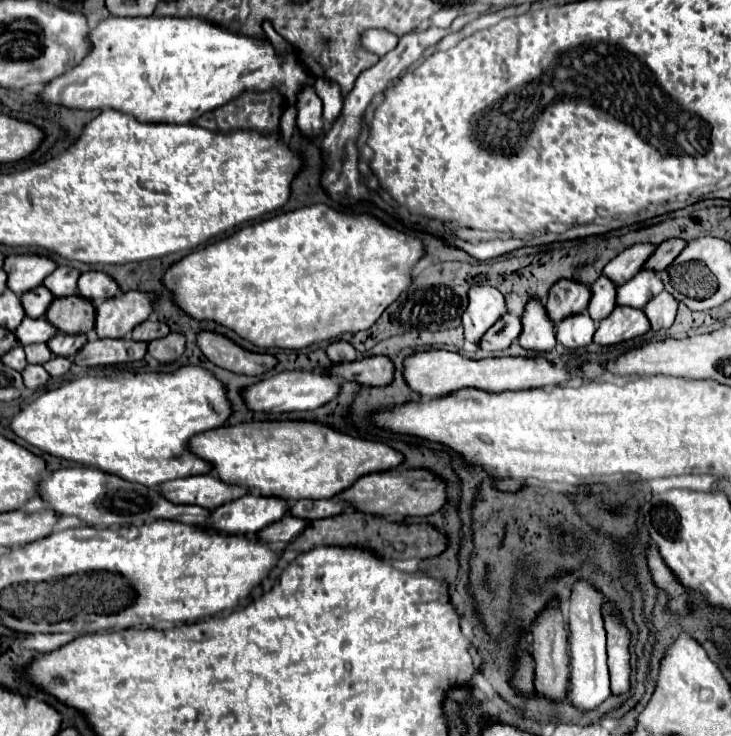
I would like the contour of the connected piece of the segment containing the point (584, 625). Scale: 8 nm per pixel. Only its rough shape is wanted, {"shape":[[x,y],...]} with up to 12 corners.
{"shape":[[578,579],[570,595],[570,703],[610,695],[604,593]]}

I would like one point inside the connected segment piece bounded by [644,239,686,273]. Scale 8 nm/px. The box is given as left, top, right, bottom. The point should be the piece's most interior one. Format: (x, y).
(666, 252)

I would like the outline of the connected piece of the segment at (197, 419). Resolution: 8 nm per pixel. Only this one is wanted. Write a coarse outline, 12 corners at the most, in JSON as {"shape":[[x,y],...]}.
{"shape":[[200,365],[118,371],[12,419],[50,455],[146,487],[210,473],[190,439],[226,425]]}

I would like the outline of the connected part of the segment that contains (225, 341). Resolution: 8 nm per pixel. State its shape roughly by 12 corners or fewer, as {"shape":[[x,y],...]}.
{"shape":[[200,331],[200,351],[218,367],[262,375],[276,365],[266,353],[252,353],[226,335]]}

